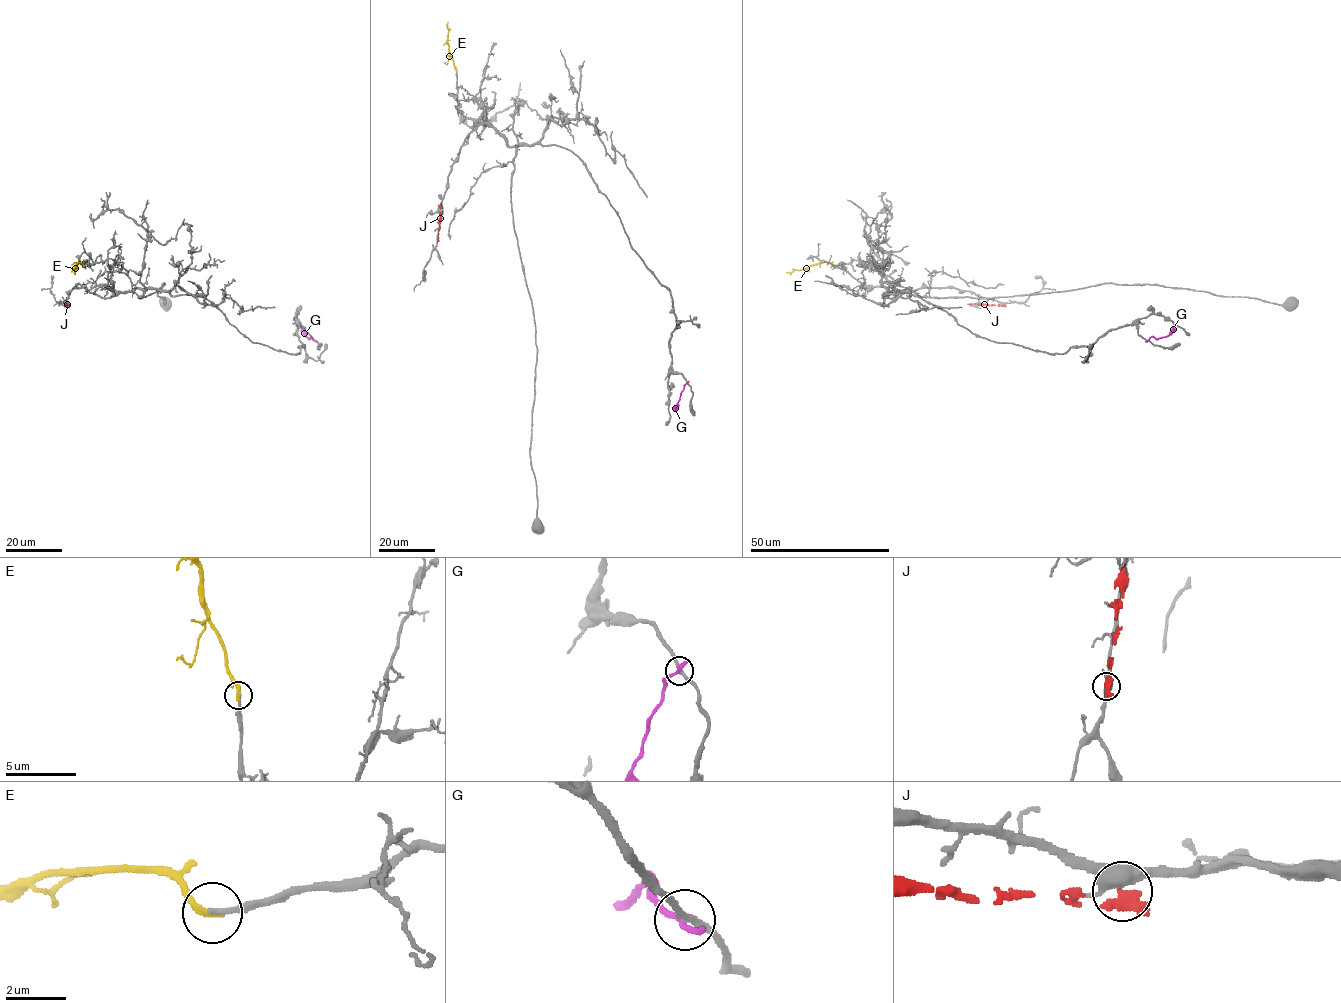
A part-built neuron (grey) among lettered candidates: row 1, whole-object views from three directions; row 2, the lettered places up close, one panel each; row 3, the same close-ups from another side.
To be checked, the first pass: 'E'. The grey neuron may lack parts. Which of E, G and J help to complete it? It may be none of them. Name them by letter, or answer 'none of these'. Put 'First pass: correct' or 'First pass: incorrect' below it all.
E
First pass: correct

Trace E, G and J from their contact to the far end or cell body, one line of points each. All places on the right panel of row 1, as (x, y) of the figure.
E: (834, 266), (820, 262), (786, 272)
G: (1148, 340), (1151, 337), (1164, 337), (1173, 326)
J: (1003, 304), (967, 304)

